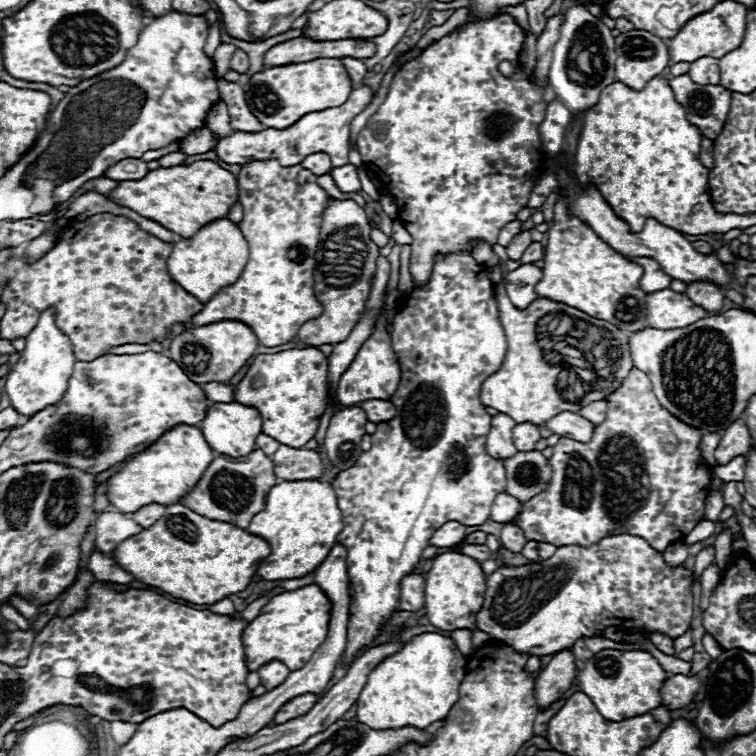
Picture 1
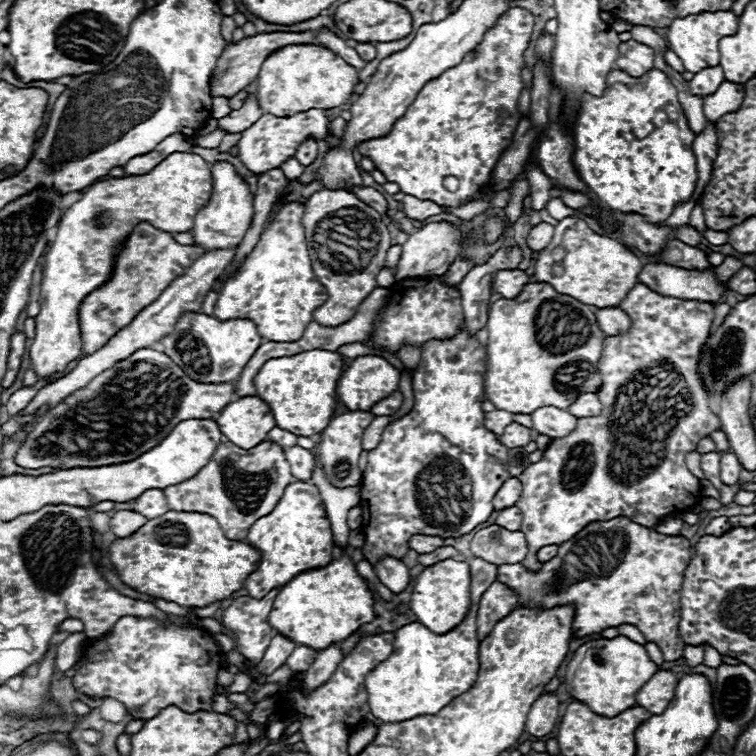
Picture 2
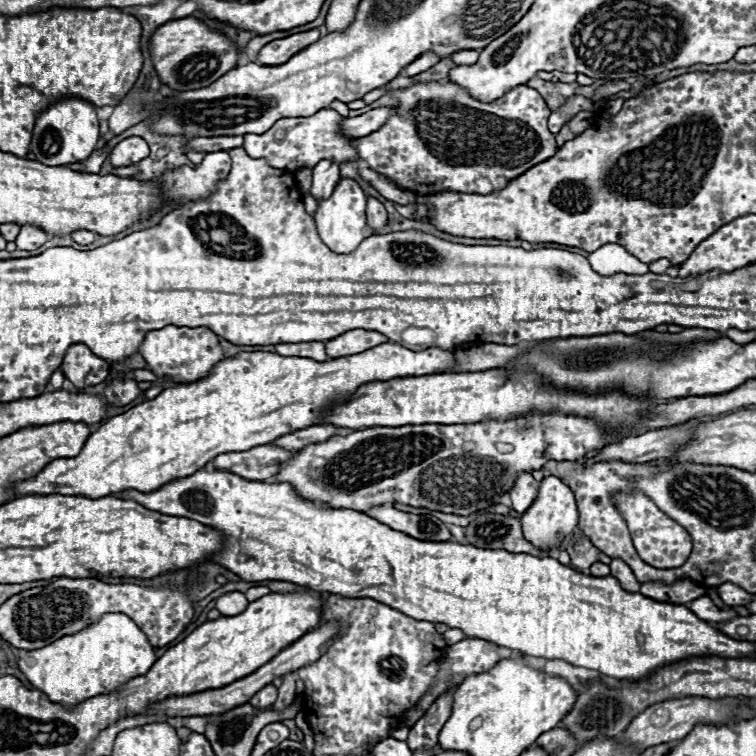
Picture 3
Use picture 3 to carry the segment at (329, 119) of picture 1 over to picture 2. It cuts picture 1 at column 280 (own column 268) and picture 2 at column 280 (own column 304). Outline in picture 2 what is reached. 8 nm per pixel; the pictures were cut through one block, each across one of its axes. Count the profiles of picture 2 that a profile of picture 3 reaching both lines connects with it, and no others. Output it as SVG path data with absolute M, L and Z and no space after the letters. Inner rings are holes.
M312 108L308 112L298 112L294 116L286 116L286 118L264 114L256 124L252 124L252 128L246 128L242 132L242 140L236 144L238 146L238 158L244 162L244 166L248 170L252 170L256 174L280 168L290 156L296 154L296 148L308 136L314 136L316 140L324 138L330 132L328 124L330 124L330 120L326 118L326 112L320 112L316 108Z

